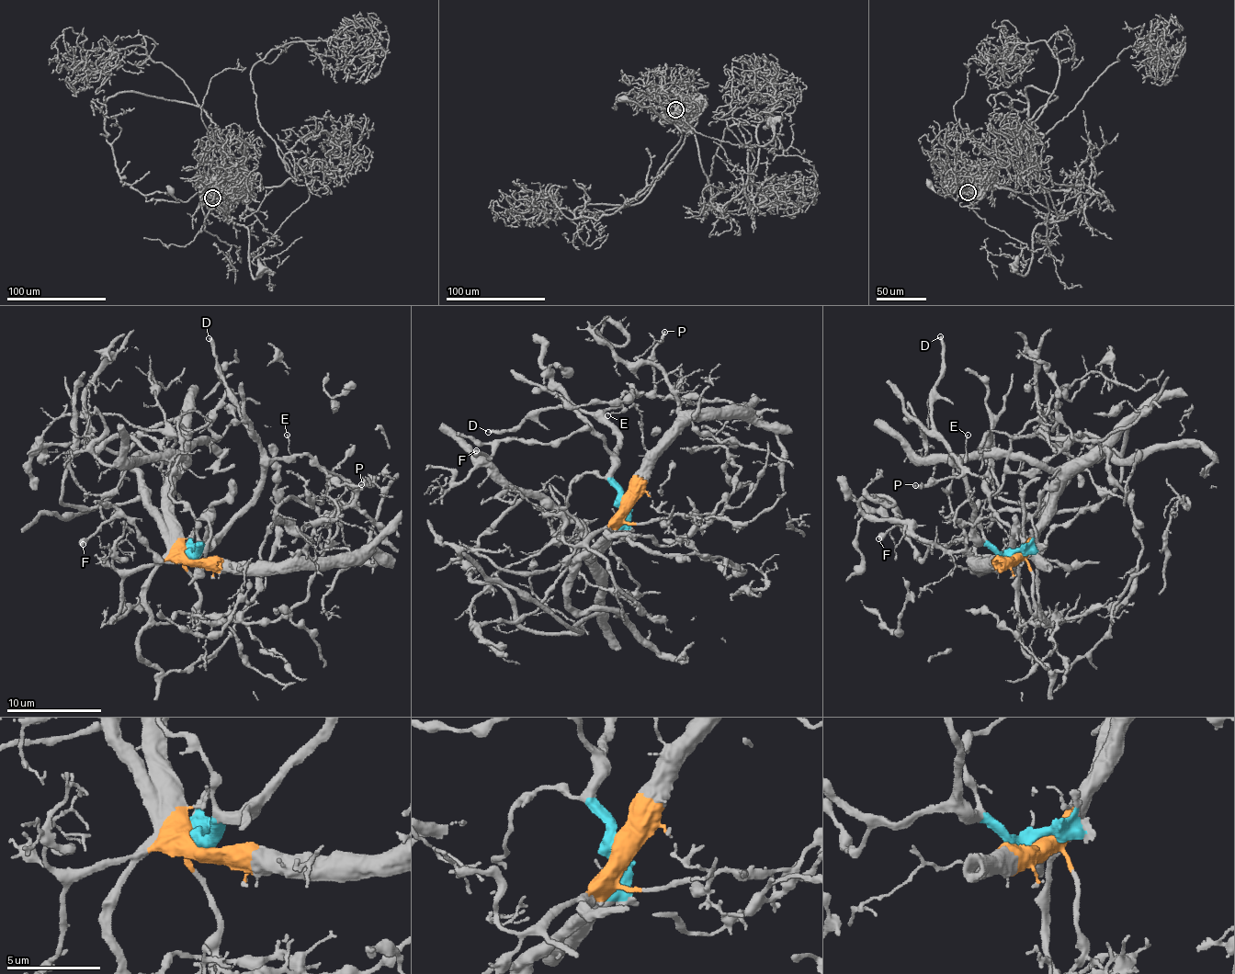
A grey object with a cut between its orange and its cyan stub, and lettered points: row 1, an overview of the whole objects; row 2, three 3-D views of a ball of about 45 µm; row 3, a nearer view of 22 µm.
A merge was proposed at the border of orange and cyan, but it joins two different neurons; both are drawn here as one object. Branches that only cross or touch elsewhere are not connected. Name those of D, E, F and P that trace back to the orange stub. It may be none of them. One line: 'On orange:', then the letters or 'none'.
On orange: none

